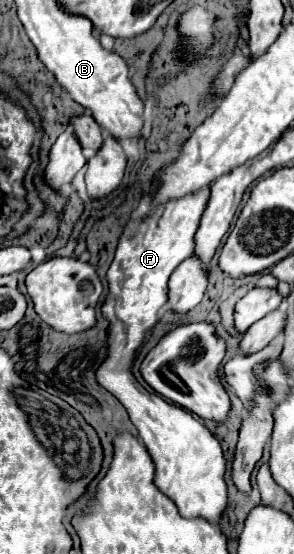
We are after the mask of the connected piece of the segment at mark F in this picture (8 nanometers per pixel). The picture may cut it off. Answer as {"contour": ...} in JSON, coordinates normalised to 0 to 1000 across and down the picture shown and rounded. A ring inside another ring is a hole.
{"contour":[[[517,329],[483,347],[476,368],[449,383],[463,394],[442,394],[401,437],[388,473],[367,484],[374,531],[347,552],[354,570],[374,578],[367,650],[354,650],[327,679],[340,693],[429,733],[435,747],[449,747],[442,755],[531,838],[531,877],[599,906],[626,935],[694,935],[741,946],[776,913],[776,884],[762,866],[769,827],[741,794],[653,747],[565,726],[524,708],[490,704],[490,697],[469,693],[442,671],[463,628],[483,621],[490,603],[537,581],[537,560],[571,542],[571,502],[585,487],[653,458],[667,404],[680,404],[714,347],[707,336],[612,361],[524,368],[537,339],[544,329]]]}

